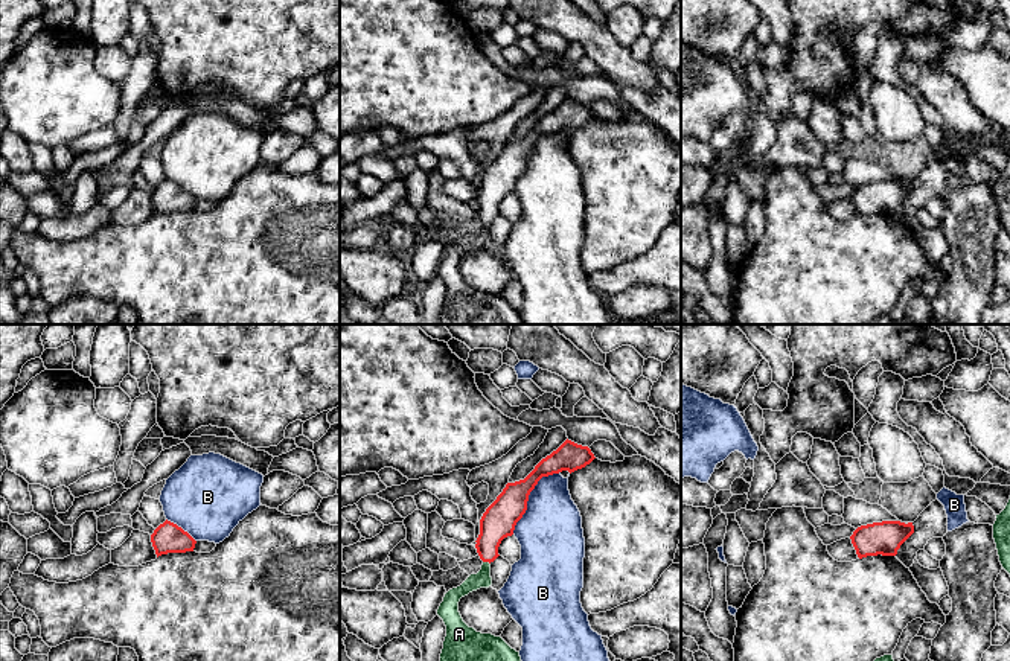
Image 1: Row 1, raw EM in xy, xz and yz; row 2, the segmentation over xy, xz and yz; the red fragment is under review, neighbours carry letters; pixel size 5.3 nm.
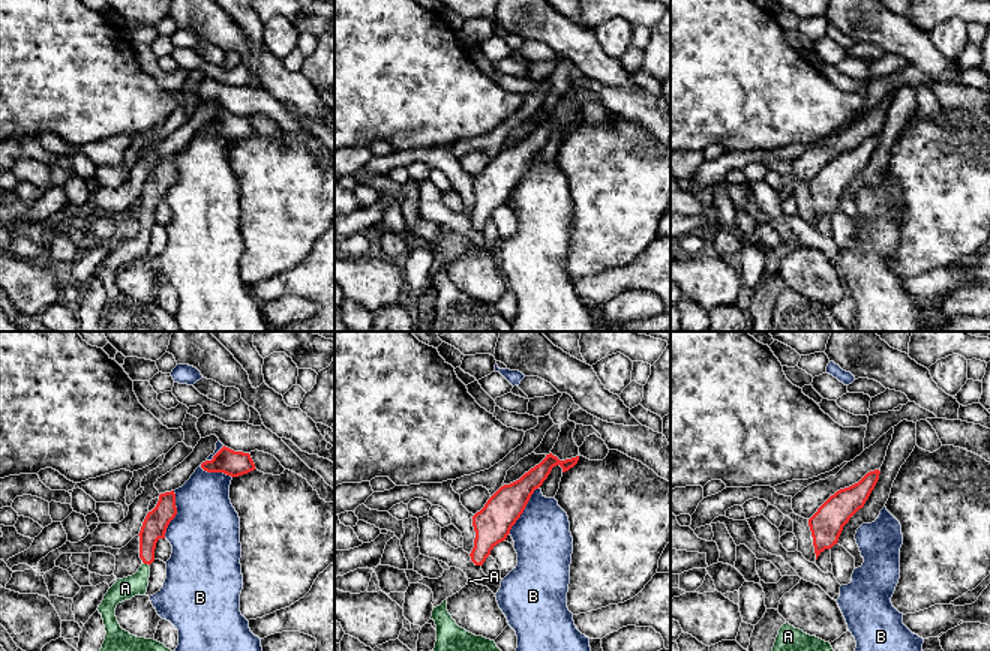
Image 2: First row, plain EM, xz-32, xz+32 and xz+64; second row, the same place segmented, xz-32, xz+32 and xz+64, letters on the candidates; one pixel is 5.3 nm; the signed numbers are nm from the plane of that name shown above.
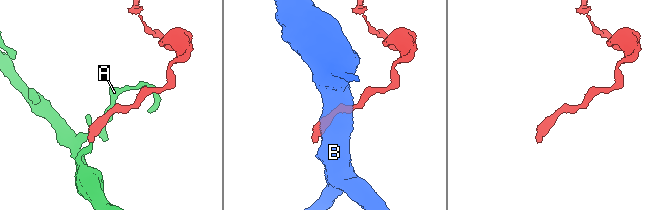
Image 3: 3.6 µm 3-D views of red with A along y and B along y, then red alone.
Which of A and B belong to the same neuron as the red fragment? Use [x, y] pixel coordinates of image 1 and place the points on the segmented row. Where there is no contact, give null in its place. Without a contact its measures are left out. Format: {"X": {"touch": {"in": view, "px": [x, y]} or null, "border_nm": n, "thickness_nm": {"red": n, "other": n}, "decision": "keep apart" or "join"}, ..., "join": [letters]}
{"A": {"touch": {"in": "xz", "px": [486, 561]}, "border_nm": 40, "thickness_nm": {"red": 180, "other": 90}, "decision": "join"}, "B": {"touch": {"in": "xz", "px": [527, 497]}, "border_nm": 420, "thickness_nm": {"red": 180, "other": 340}, "decision": "keep apart"}, "join": ["A"]}

